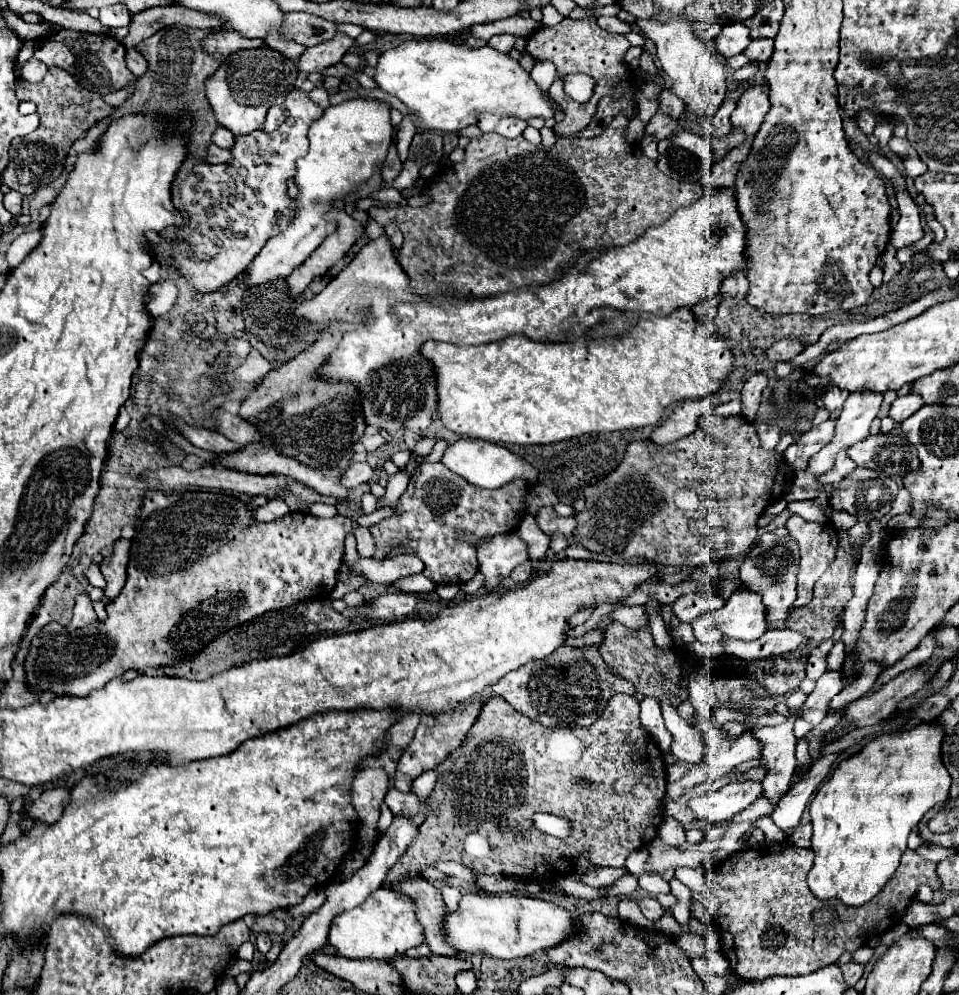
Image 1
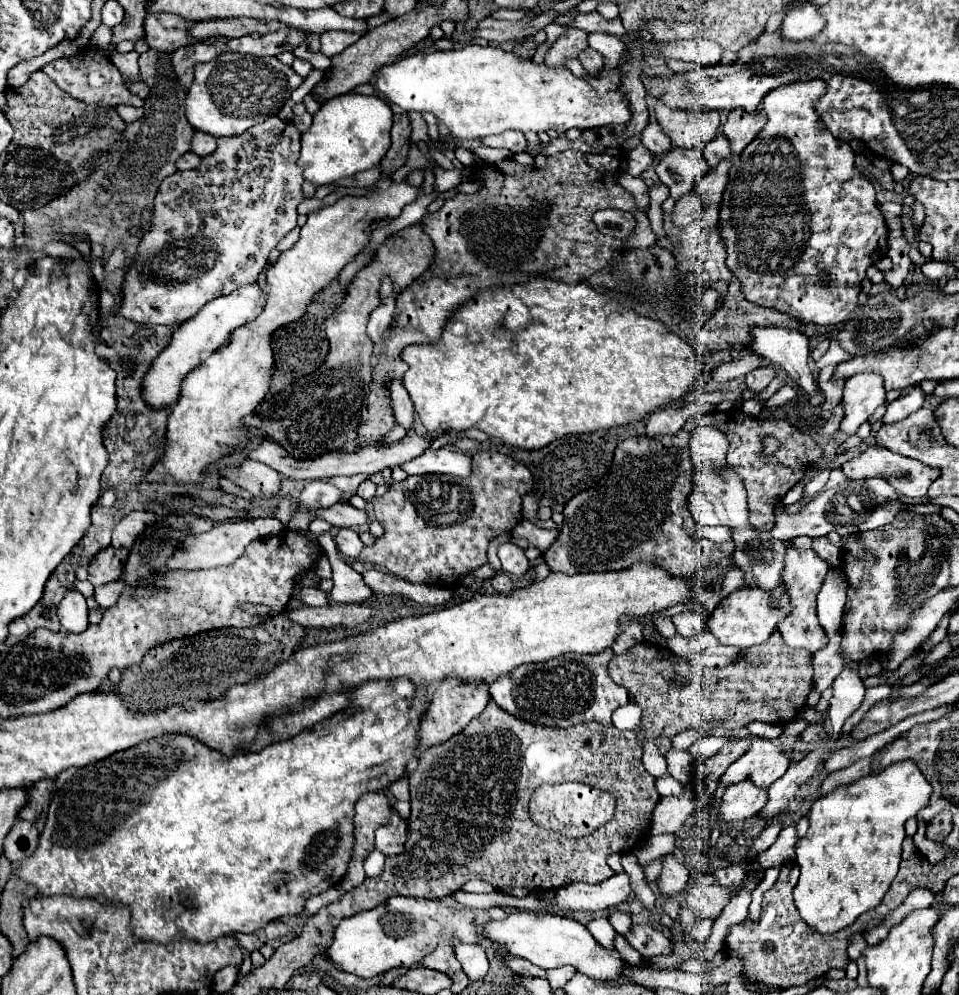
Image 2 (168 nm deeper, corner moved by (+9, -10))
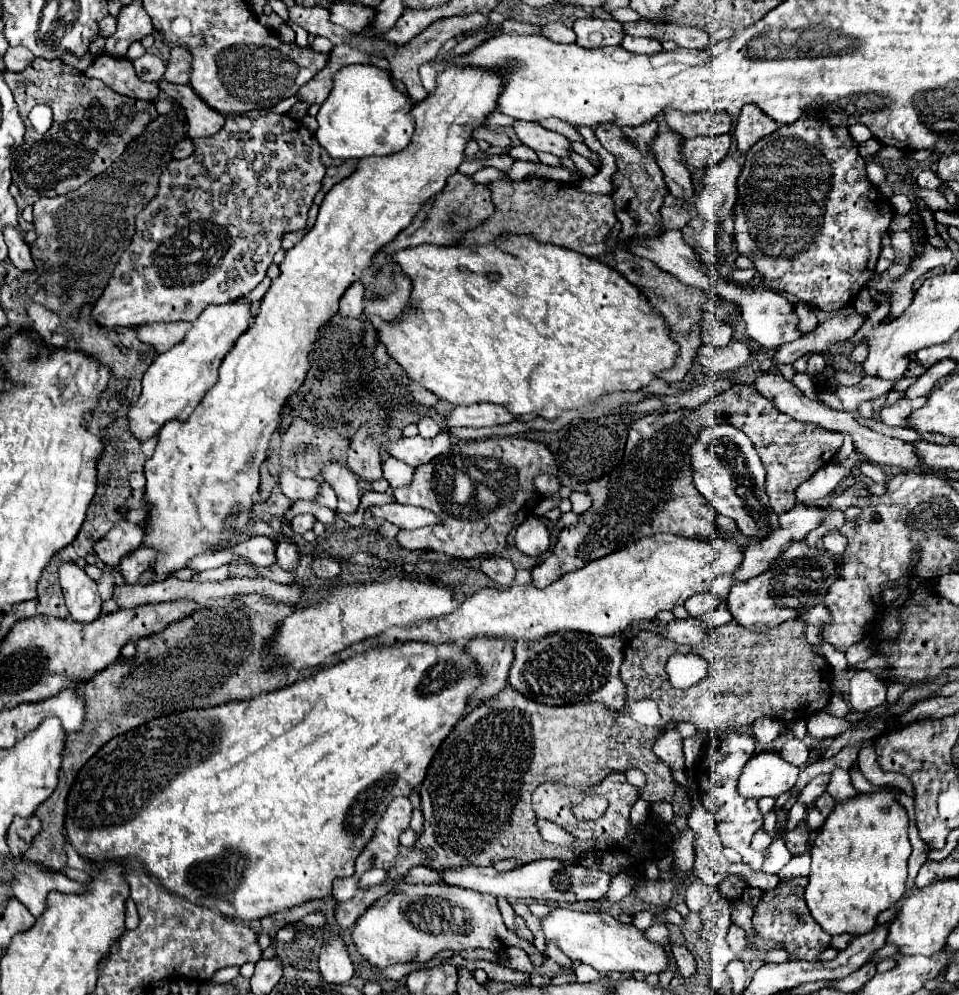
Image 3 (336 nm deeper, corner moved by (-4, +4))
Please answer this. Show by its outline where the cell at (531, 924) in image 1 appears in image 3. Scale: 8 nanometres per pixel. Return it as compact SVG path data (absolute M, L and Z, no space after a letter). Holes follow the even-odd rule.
M552 907L550 917L542 919L542 929L546 939L558 943L558 947L574 961L592 965L598 973L622 973L622 971L640 971L648 973L662 973L668 969L670 957L664 951L664 945L652 943L644 937L640 929L632 923L624 925L618 919L610 917L608 913L594 913L594 911L572 911L566 907Z

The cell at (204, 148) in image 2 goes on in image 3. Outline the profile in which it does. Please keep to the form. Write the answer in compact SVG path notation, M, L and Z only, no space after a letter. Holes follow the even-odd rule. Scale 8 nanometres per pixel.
M160 81L160 89L164 93L168 93L172 99L176 99L184 111L186 111L186 119L188 119L188 137L190 139L198 139L198 137L212 137L214 133L218 133L218 129L222 129L224 125L224 115L210 109L194 91L190 85L174 85L174 83L166 83Z

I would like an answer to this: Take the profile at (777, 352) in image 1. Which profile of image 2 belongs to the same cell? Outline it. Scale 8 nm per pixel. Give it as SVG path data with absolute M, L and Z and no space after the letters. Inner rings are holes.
M749 353L741 359L735 359L731 363L723 363L721 367L717 367L713 371L713 379L717 383L725 383L725 381L731 381L731 379L737 379L737 377L743 377L747 373L751 373L753 369L761 367L763 365L763 359L761 355L755 355L755 353Z

